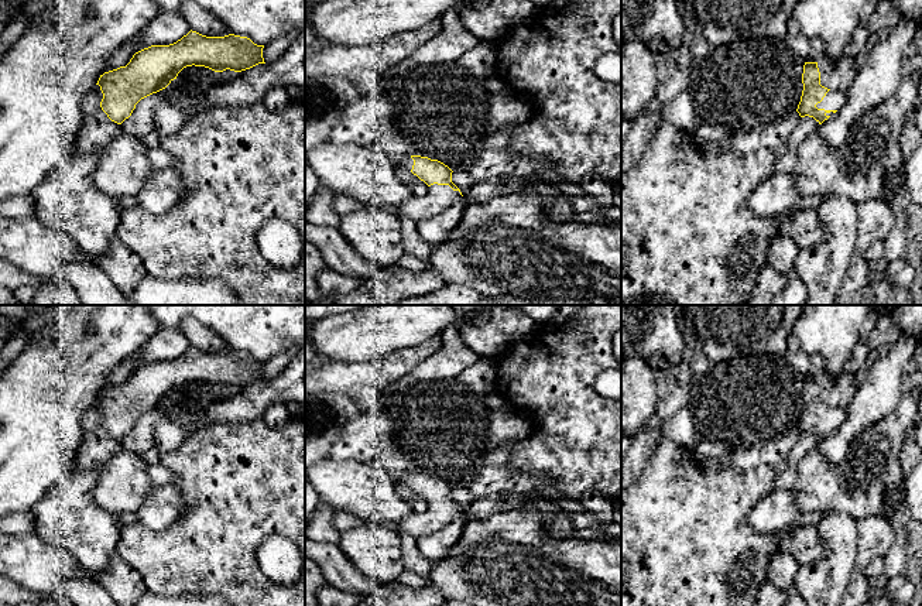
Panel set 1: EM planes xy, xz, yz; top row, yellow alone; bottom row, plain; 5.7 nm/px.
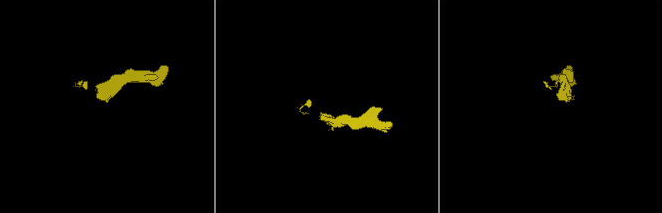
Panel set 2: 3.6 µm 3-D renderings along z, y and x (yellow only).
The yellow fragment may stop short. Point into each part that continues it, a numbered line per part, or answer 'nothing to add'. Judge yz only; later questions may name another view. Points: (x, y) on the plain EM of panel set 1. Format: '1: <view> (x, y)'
1: yz (835, 416)

